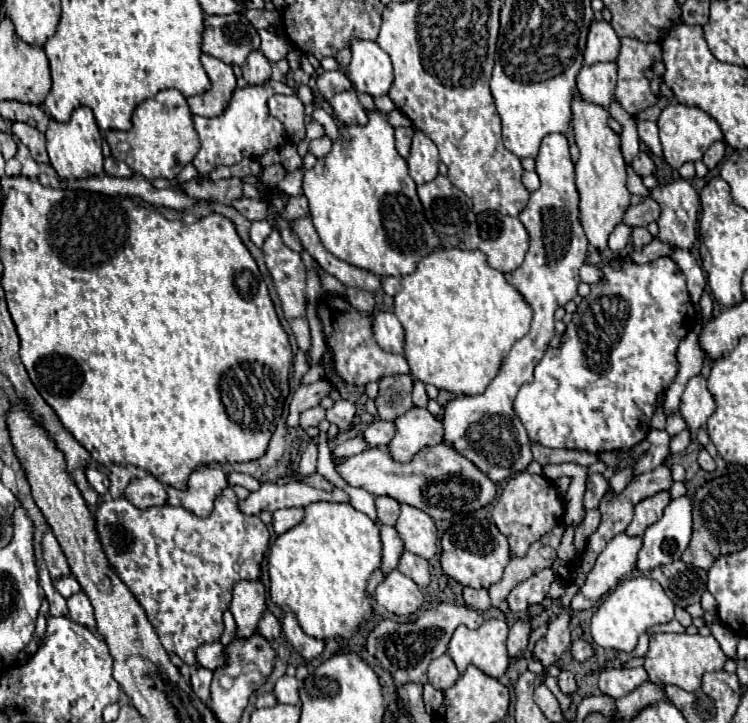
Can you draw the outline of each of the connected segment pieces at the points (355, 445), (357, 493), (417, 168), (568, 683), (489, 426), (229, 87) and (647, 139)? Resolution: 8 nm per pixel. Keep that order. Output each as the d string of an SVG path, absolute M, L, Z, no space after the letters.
M363 436L348 439L333 450L333 456L341 458L341 461L335 460L334 463L340 463L343 461L343 458L357 455L362 451L365 451L367 448L368 446L364 441Z
M344 483L342 487L344 487L344 491L348 491L350 505L352 505L356 511L360 511L360 513L364 513L364 515L368 515L370 519L374 519L374 521L376 521L374 497L370 493L366 493L364 489L354 489L354 487L348 487L348 483Z
M416 131L410 147L410 157L406 159L406 163L410 169L410 177L416 181L416 185L436 179L438 163L440 163L436 145L424 133Z
M561 670L557 677L558 686L565 694L573 694L577 690L577 683L574 675L566 670Z
M562 133L546 135L536 155L536 173L540 177L540 189L530 193L528 205L518 215L530 235L530 247L524 263L504 273L508 283L524 297L532 307L532 327L526 337L514 343L510 353L504 357L498 375L482 395L460 395L452 399L444 409L444 441L450 441L454 449L468 457L480 471L492 481L502 481L528 467L532 461L530 439L514 413L514 399L522 385L532 381L532 371L542 359L548 341L554 337L554 311L564 307L576 297L580 283L578 269L586 263L588 241L578 219L578 191L574 185L574 165L568 153L568 141Z
M202 53L200 61L202 61L202 67L204 67L212 87L202 95L188 97L188 107L194 115L214 117L214 115L220 115L224 111L224 107L228 105L228 99L236 87L236 77L232 73L232 67L222 63L216 57Z
M638 123L638 135L642 145L648 149L652 157L662 157L662 147L658 143L658 133L656 133L656 123Z

